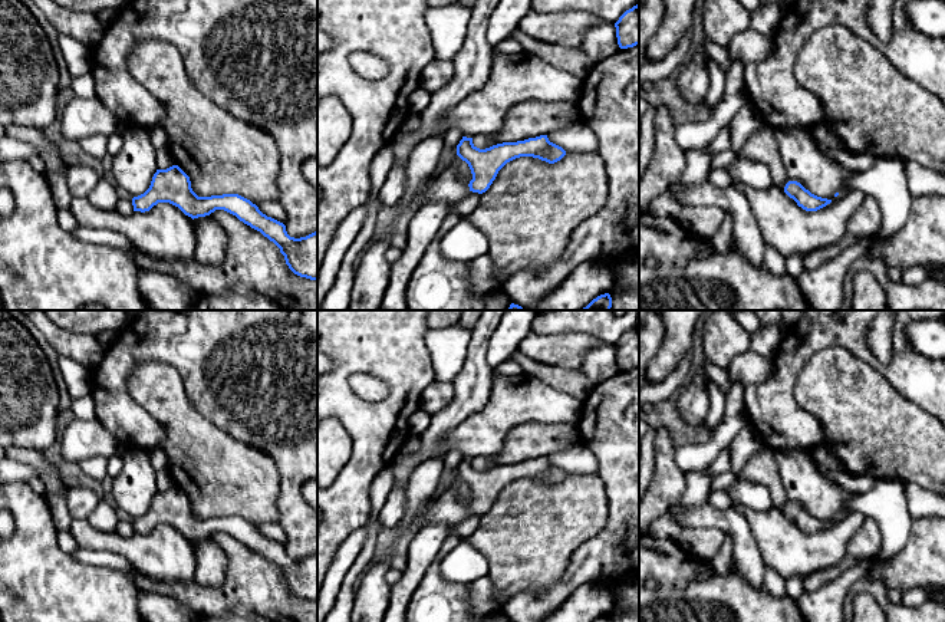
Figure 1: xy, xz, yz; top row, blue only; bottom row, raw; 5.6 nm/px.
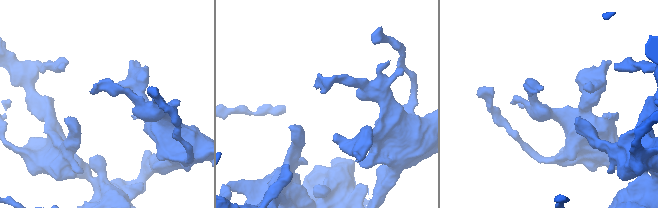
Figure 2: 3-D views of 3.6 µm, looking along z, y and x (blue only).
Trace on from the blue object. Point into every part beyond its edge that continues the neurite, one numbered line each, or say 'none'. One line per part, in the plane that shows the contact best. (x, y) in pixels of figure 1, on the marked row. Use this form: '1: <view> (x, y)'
1: xz (445, 188)

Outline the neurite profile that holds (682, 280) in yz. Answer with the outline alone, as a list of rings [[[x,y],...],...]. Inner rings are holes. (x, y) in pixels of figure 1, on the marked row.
[[[639,213],[639,310],[813,310],[788,273],[774,276],[764,266],[753,266],[732,241],[724,254],[714,249],[709,257],[699,257],[701,243],[712,238],[691,233],[678,220]]]

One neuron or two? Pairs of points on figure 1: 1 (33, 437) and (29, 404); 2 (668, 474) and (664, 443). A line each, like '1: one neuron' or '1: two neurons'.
1: one neuron
2: one neuron

